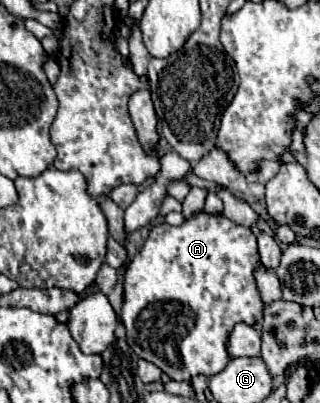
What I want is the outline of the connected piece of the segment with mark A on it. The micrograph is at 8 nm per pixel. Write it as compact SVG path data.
M196 213L194 217L186 219L184 225L172 227L168 223L156 225L150 231L150 237L146 241L146 245L142 247L142 251L130 261L130 265L126 267L126 275L124 275L124 305L122 305L122 323L126 327L126 341L128 345L134 349L134 353L154 365L158 365L164 373L168 373L172 379L176 381L192 381L192 375L204 373L206 377L222 371L230 357L226 353L226 333L230 333L230 329L238 323L238 321L246 321L248 325L254 325L260 317L262 317L262 299L260 293L256 289L256 279L254 279L254 267L260 263L258 257L258 247L256 247L256 237L252 235L252 231L248 227L242 227L234 221L230 221L224 215L212 215L212 213Z

